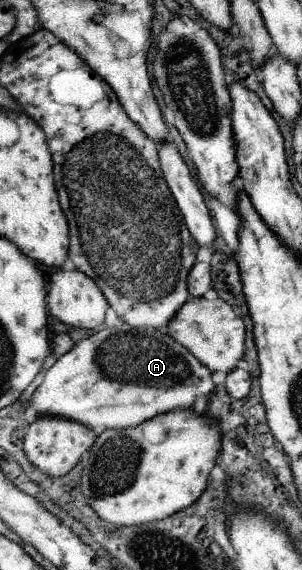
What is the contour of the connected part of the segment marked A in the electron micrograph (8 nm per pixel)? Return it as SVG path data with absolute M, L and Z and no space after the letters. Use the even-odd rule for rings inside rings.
M124 323L118 327L109 328L103 326L99 330L95 330L89 336L81 339L77 344L69 351L66 352L61 358L58 358L55 364L50 368L45 376L43 383L36 388L32 394L28 404L28 414L30 418L42 417L43 415L55 415L58 417L63 417L64 419L69 419L72 421L77 421L78 423L83 423L93 432L101 434L109 429L124 429L127 427L136 427L138 424L144 423L146 420L152 419L154 416L163 415L169 411L175 411L180 408L192 408L197 396L208 396L212 394L211 392L211 369L208 365L201 364L200 360L197 360L196 356L193 356L192 352L189 352L188 348L185 348L180 341L176 341L169 332L166 331L167 328L156 329L151 327L131 327L127 323Z

